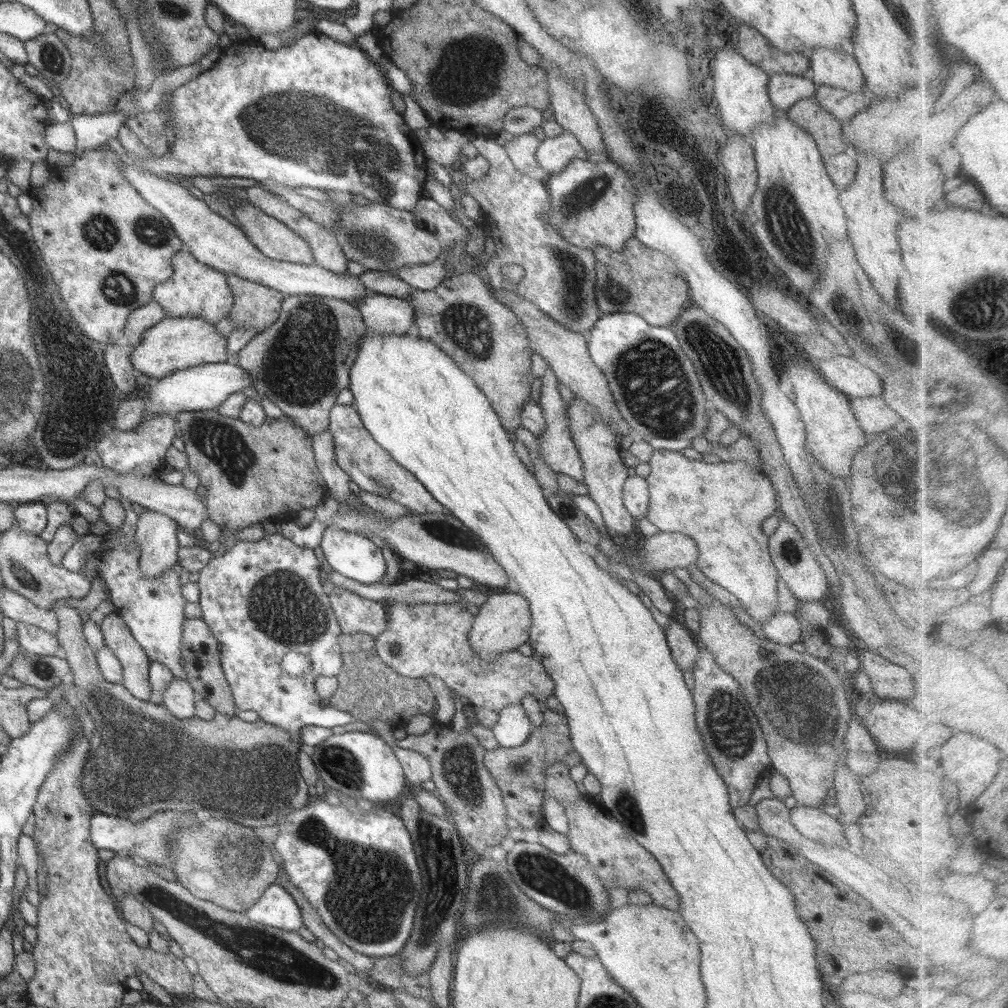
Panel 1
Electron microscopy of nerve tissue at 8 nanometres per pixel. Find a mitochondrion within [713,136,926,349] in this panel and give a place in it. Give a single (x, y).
(788, 232)

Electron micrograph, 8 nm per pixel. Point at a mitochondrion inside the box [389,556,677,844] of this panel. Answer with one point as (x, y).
(458, 769)

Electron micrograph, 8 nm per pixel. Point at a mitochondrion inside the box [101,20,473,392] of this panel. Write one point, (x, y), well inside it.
(308, 128)

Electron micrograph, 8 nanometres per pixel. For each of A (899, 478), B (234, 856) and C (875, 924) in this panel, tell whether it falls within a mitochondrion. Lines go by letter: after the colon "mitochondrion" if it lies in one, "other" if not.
A: mitochondrion
B: mitochondrion
C: other

